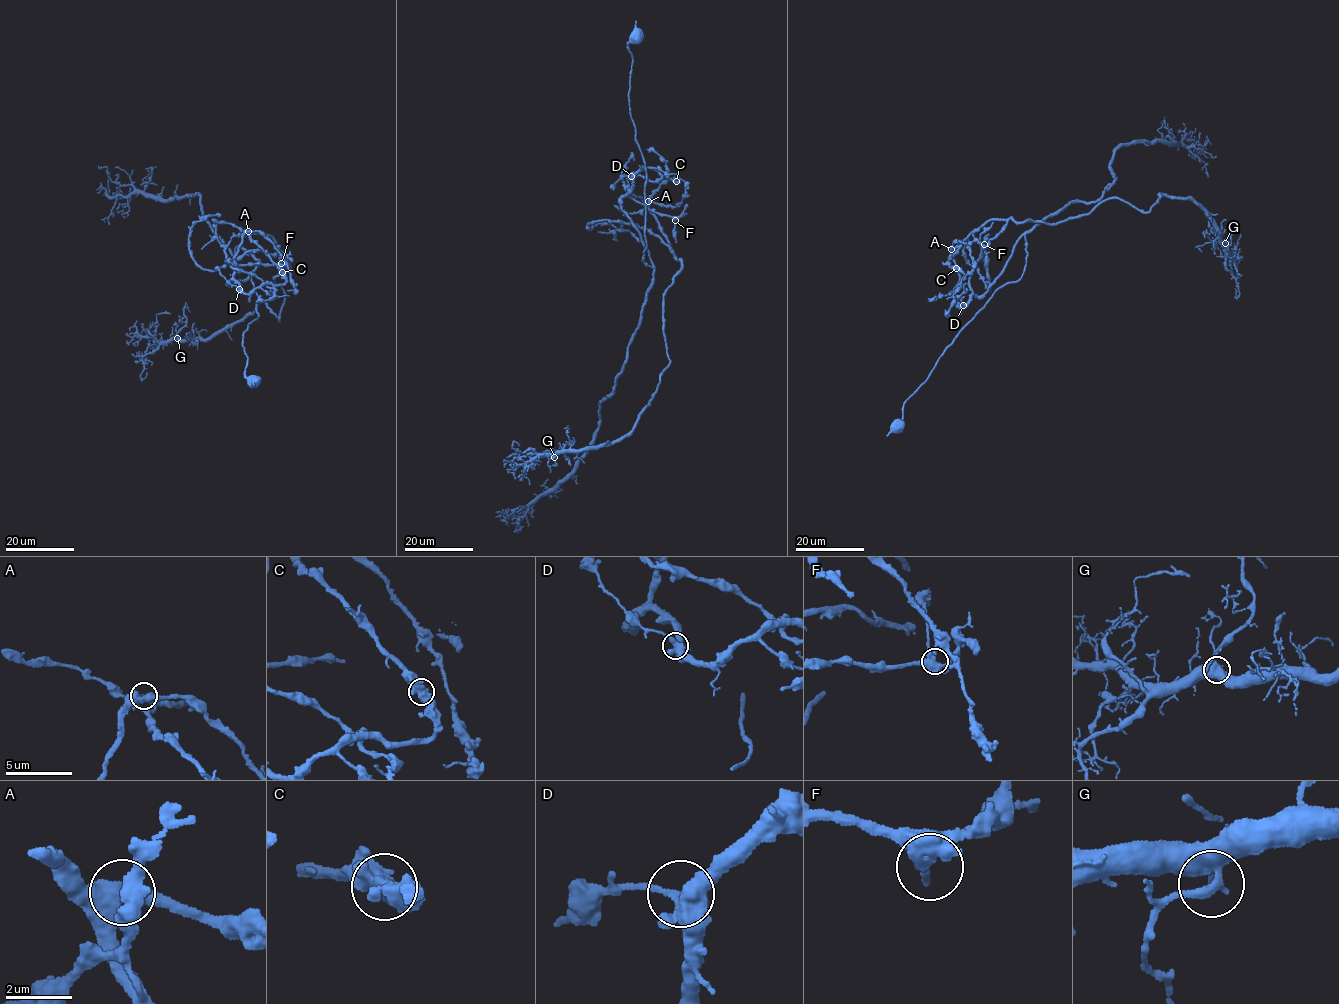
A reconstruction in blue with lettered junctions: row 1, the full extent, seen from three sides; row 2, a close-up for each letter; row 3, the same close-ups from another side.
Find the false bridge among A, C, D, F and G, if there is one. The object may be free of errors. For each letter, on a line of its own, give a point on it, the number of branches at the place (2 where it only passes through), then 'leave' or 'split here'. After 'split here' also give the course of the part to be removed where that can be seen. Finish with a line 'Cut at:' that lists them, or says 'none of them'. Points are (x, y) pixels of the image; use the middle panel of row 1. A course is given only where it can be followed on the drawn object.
A: place (648, 201); branches 2; leave
C: place (676, 181); branches 2; split here; course (676, 181), (649, 202), (681, 266), (663, 297), (670, 364), (650, 402), (612, 442), (541, 454), (520, 445)
D: place (631, 176); branches 2; leave
F: place (675, 220); branches 2; leave
G: place (554, 457); branches 2; leave
Cut at: C

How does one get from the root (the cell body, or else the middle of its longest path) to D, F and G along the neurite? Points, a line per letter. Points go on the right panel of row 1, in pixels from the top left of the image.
D: (897, 426), (905, 401), (945, 348), (994, 292), (1020, 278), (1023, 235), (986, 291), (963, 305)
F: (897, 426), (945, 348), (994, 292), (1022, 275), (1023, 235), (976, 295), (969, 280), (984, 244)
G: (897, 426), (1022, 275), (1023, 235), (982, 294), (960, 284), (951, 253), (986, 222), (1161, 194), (1225, 243)

